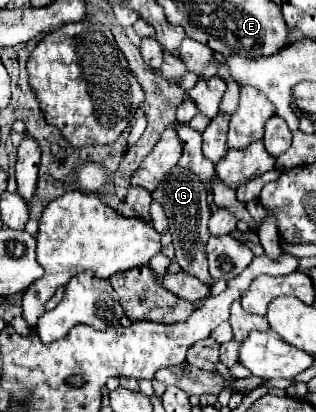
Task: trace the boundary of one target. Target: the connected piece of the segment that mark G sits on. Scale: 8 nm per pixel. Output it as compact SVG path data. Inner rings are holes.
M170 173L166 179L162 179L162 185L158 183L158 187L152 193L154 201L158 201L168 217L168 225L172 231L172 239L174 239L174 249L176 249L176 261L178 265L198 277L204 283L212 283L212 277L208 273L208 263L206 263L206 241L210 237L208 233L208 217L212 215L208 201L206 201L206 185L190 173Z

